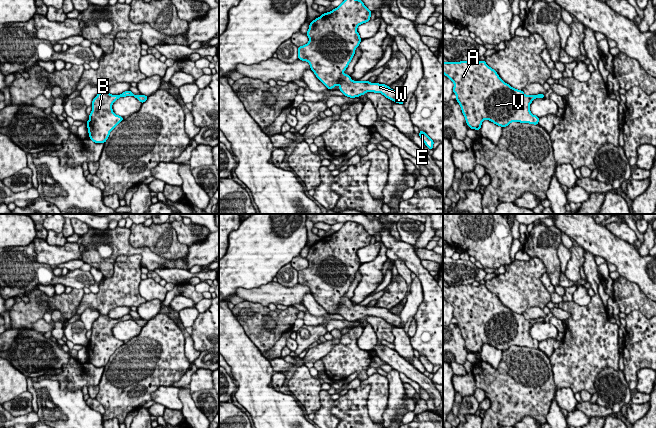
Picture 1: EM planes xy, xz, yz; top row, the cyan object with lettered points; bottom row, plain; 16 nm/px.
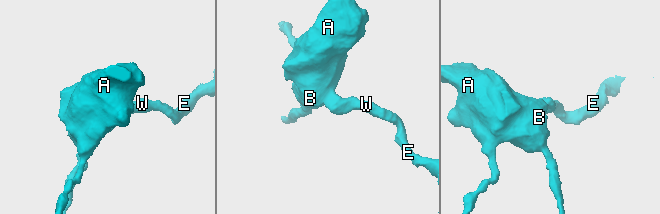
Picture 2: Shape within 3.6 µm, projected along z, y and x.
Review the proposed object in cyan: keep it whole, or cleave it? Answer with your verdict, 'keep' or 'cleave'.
keep

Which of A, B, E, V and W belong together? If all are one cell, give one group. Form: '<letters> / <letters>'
A B E V W

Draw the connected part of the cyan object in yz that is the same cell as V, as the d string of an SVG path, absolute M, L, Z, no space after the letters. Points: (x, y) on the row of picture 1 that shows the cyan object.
M485 60L443 62L443 74L454 83L453 93L470 129L480 130L483 120L489 120L502 128L511 122L538 124L539 117L531 113L530 104L536 98L544 98L545 94L525 95L522 90L505 83Z

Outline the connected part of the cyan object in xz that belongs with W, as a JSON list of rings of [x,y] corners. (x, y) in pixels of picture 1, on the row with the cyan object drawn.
[[[344,0],[337,8],[311,21],[306,33],[309,41],[298,47],[298,59],[309,63],[327,89],[338,85],[340,91],[350,98],[366,92],[381,93],[396,103],[404,104],[399,91],[385,84],[353,81],[343,73],[362,40],[357,27],[370,21],[371,13],[361,0]]]

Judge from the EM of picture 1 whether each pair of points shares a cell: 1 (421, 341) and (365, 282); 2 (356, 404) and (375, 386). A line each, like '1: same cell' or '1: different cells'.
1: different cells
2: different cells

